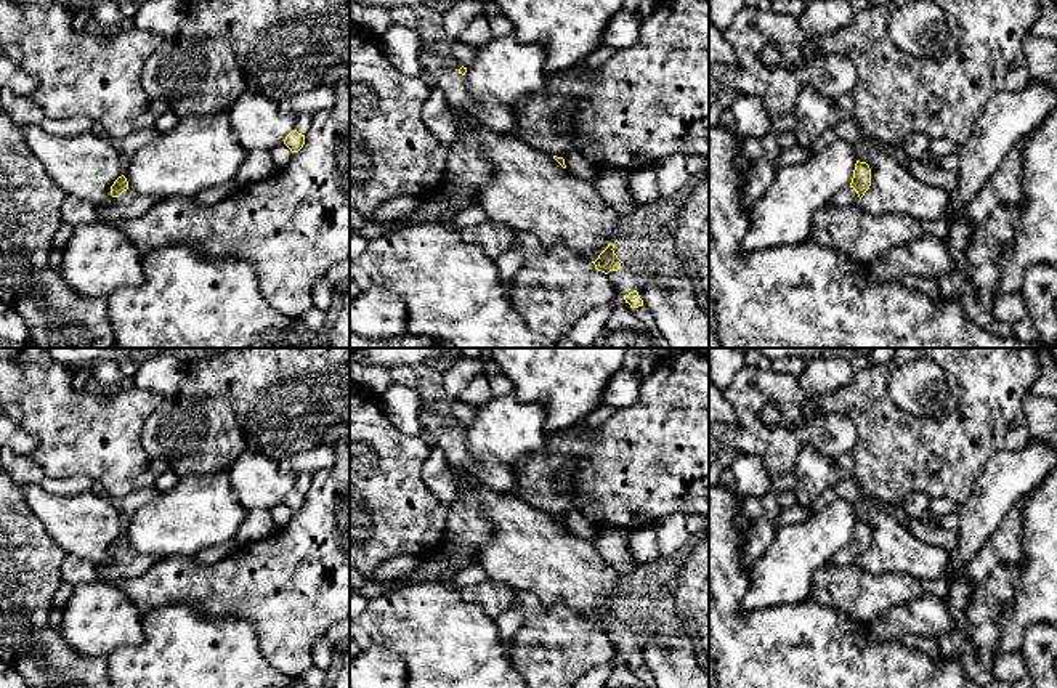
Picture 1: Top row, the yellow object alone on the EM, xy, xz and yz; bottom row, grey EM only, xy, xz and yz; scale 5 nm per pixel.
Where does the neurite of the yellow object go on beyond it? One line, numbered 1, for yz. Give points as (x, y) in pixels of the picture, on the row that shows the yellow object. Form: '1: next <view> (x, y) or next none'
1: next yz (847, 196)

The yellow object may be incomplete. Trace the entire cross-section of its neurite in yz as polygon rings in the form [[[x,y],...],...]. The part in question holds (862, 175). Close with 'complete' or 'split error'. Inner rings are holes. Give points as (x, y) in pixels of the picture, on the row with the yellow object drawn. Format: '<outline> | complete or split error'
[[[857,160],[853,178],[848,188],[842,189],[837,196],[829,202],[831,207],[848,207],[865,196],[865,192],[871,186],[871,168],[866,162]]] | split error

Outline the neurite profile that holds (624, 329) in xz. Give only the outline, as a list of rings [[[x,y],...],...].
[[[629,306],[616,308],[597,340],[585,348],[662,348]]]

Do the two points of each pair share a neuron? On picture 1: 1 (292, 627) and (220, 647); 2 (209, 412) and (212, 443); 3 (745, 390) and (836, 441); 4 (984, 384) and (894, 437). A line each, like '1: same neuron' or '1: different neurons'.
1: different neurons
2: same neuron
3: same neuron
4: same neuron

